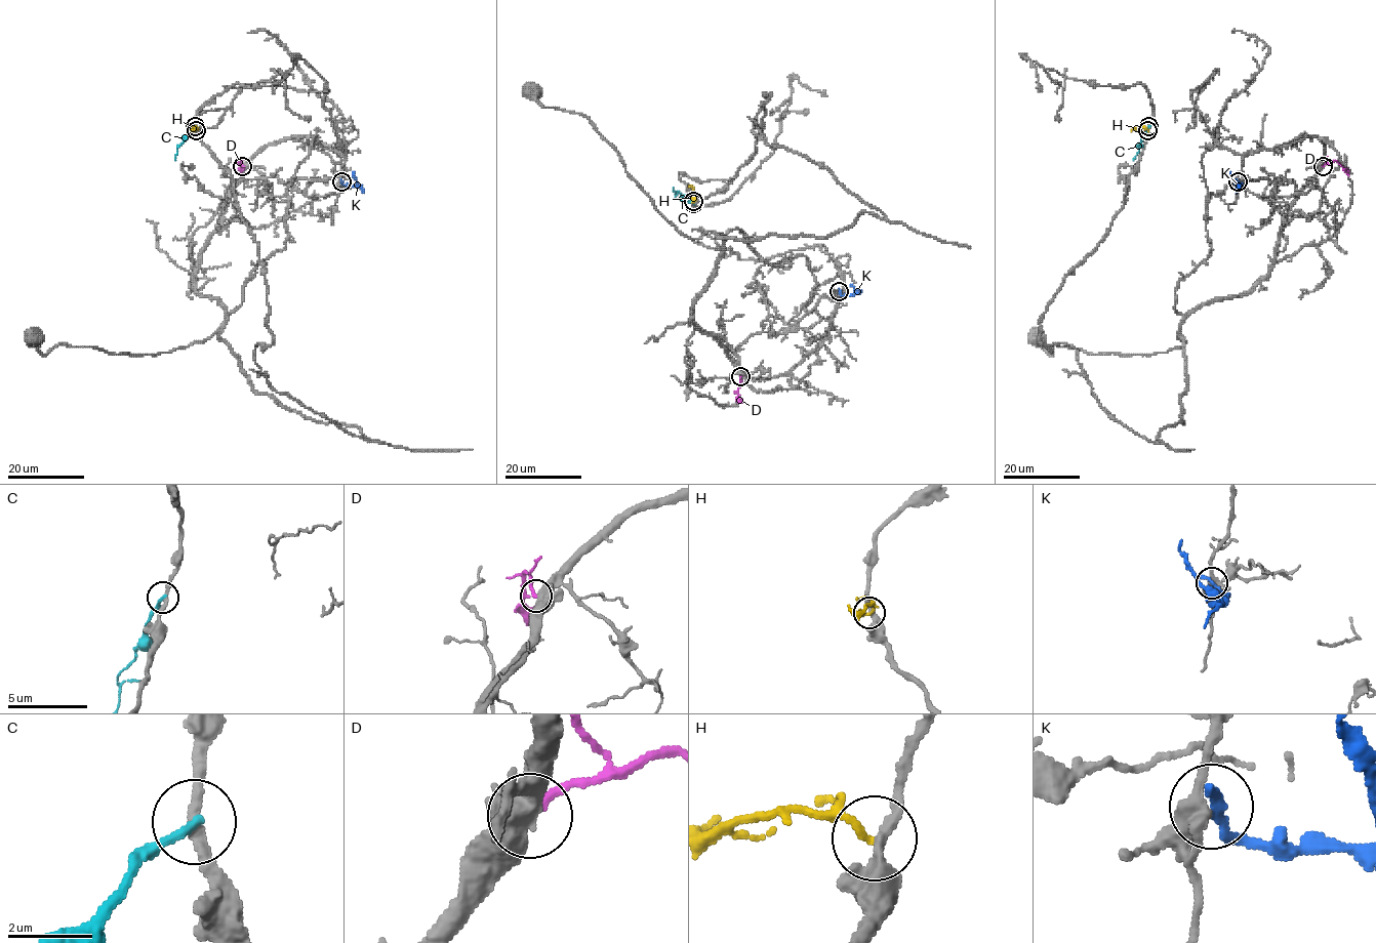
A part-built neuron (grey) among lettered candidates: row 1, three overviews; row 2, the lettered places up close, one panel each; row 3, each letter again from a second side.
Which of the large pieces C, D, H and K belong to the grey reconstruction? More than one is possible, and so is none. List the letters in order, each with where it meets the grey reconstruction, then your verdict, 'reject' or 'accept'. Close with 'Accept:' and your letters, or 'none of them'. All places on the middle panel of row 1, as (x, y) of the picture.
C: contact (693, 203); reject
D: contact (740, 376); reject
H: contact (693, 201); reject
K: contact (839, 291); reject
Accept: none of them

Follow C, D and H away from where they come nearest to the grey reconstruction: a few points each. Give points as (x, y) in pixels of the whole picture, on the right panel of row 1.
C: (1148, 126), (1133, 160)
D: (1322, 166), (1335, 161), (1348, 174)
H: (1146, 130), (1133, 128)

